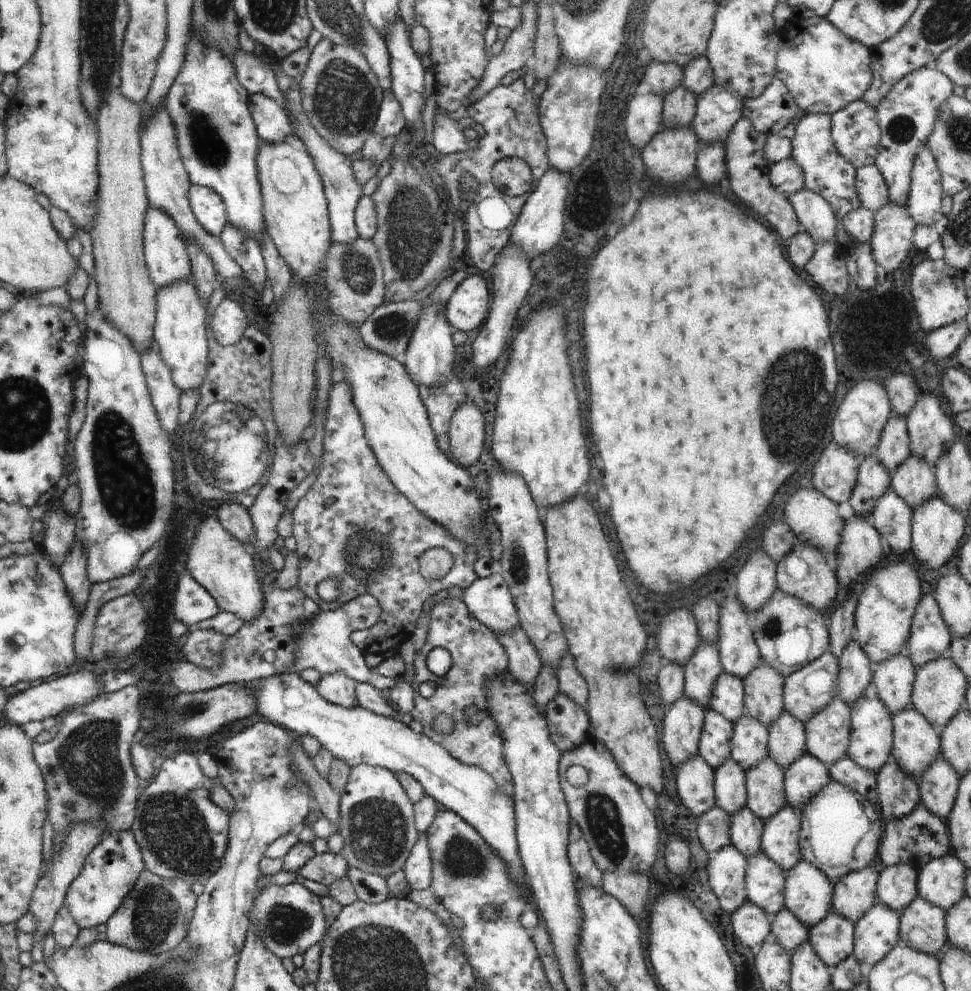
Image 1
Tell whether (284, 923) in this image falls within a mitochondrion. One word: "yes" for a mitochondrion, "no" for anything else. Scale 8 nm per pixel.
yes

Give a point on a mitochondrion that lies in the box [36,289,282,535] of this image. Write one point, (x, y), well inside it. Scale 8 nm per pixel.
(237, 456)

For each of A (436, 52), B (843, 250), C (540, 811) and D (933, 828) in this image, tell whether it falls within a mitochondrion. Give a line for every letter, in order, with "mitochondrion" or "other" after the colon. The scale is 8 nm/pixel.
A: other
B: other
C: other
D: other

